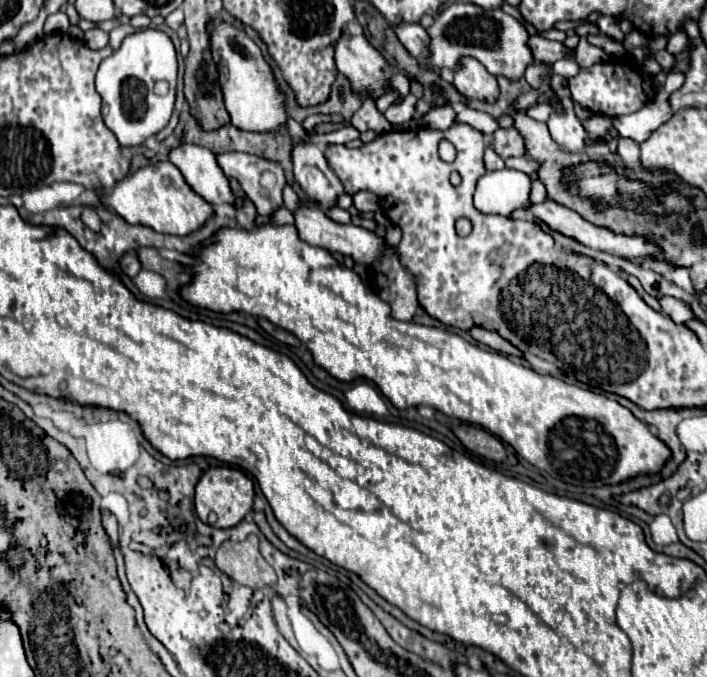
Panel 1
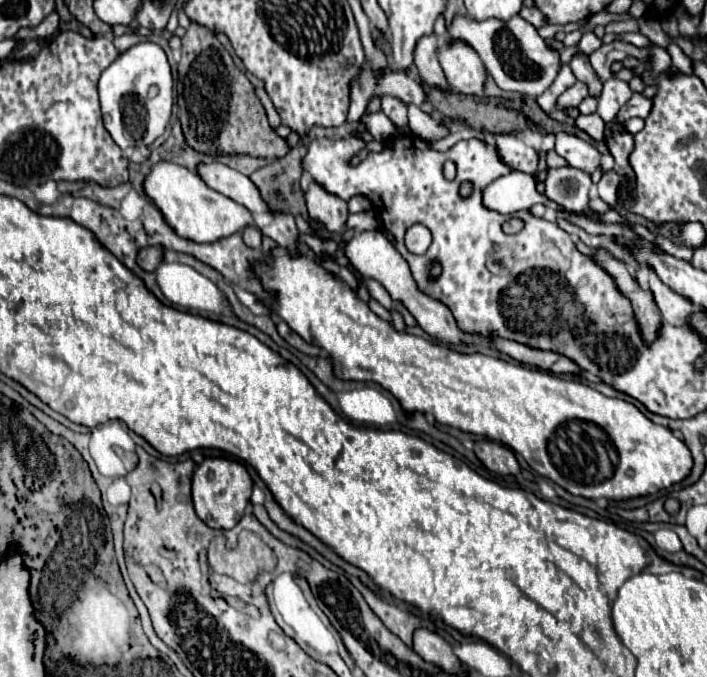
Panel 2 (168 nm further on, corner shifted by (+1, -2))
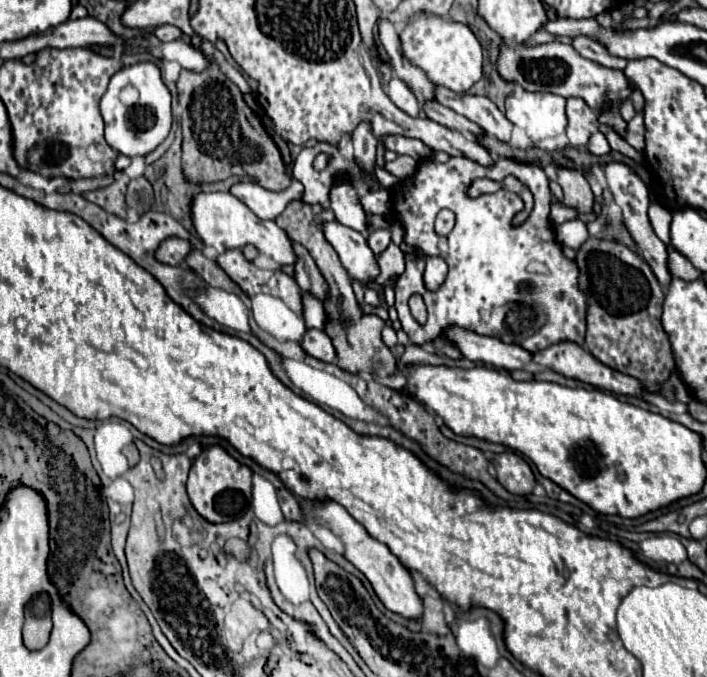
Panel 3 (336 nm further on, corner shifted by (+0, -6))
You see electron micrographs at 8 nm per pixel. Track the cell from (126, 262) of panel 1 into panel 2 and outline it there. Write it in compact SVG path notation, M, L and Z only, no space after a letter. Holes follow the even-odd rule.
M145 247L139 251L137 263L145 269L145 271L155 271L163 261L163 247Z

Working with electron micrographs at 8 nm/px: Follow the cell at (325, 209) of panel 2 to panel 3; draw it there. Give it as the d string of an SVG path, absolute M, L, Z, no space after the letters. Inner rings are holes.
M334 221L322 223L322 233L326 241L334 247L338 253L344 269L350 273L352 279L358 279L360 283L368 283L374 279L378 271L378 263L372 255L372 251L366 245L366 239L362 233Z

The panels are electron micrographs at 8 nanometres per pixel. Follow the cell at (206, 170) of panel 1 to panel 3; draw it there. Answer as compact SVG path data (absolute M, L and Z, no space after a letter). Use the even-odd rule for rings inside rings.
M293 178L290 187L274 193L254 181L240 181L230 187L230 193L236 195L244 205L248 205L248 209L252 209L260 219L276 219L290 201L302 199L304 186Z

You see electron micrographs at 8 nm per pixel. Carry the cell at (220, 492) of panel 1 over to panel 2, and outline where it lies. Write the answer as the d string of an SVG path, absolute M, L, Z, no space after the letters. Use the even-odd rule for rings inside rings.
M207 457L197 465L191 481L191 496L197 517L213 529L233 529L243 517L251 497L251 477L241 461L227 457Z

